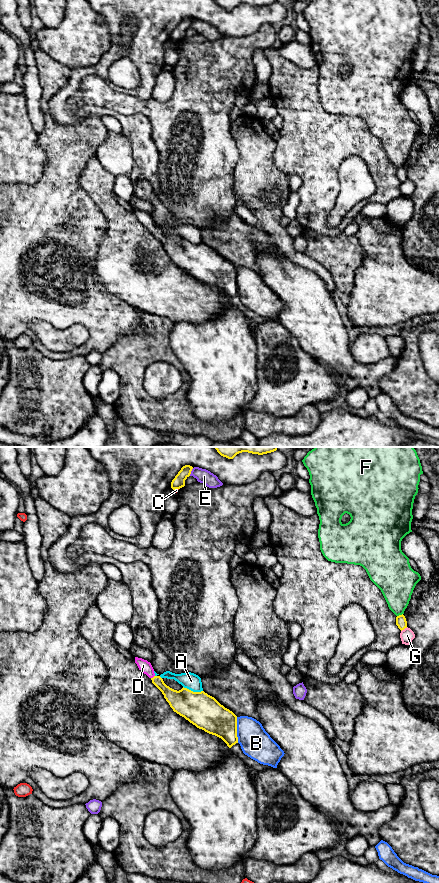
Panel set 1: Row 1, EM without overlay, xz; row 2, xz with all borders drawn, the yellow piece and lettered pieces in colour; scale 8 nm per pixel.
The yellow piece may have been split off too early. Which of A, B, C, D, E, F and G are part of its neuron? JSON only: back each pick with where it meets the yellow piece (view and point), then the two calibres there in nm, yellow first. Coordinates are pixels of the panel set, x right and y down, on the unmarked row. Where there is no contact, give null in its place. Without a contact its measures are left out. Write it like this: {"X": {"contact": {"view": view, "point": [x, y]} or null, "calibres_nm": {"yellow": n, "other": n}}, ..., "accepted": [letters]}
{"D": {"contact": {"view": "xz", "point": [153, 229]}, "calibres_nm": {"yellow": 130, "other": 90}}, "accepted": ["D"]}

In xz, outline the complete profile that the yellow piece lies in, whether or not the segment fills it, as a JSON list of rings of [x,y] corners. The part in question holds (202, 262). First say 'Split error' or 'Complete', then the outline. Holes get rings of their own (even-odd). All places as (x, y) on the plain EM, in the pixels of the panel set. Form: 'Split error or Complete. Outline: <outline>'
Split error. Outline: [[[135,209],[139,222],[146,226],[162,244],[174,264],[197,280],[221,290],[229,300],[238,295],[237,268],[204,243],[193,244],[187,240],[177,243],[156,228],[150,214]]]

